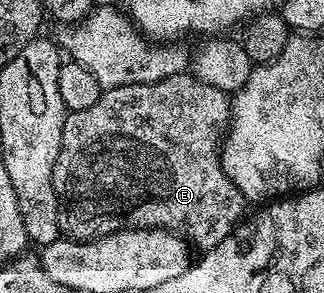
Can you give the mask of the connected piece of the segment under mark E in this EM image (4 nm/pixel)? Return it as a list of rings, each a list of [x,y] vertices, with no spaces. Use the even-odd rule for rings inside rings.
[[[183,73],[168,76],[165,79],[150,84],[122,85],[121,88],[105,90],[90,105],[90,109],[68,111],[64,117],[62,129],[62,145],[58,153],[58,161],[54,165],[54,193],[58,197],[60,212],[58,221],[61,232],[69,239],[101,239],[110,233],[124,231],[127,227],[162,227],[166,231],[174,231],[177,235],[188,240],[193,248],[200,247],[201,252],[209,251],[218,246],[228,234],[236,230],[238,224],[245,218],[244,194],[226,177],[224,166],[220,160],[222,140],[227,132],[232,117],[229,96],[222,89],[214,89],[214,85],[206,85],[206,81],[197,79],[195,74]]]

